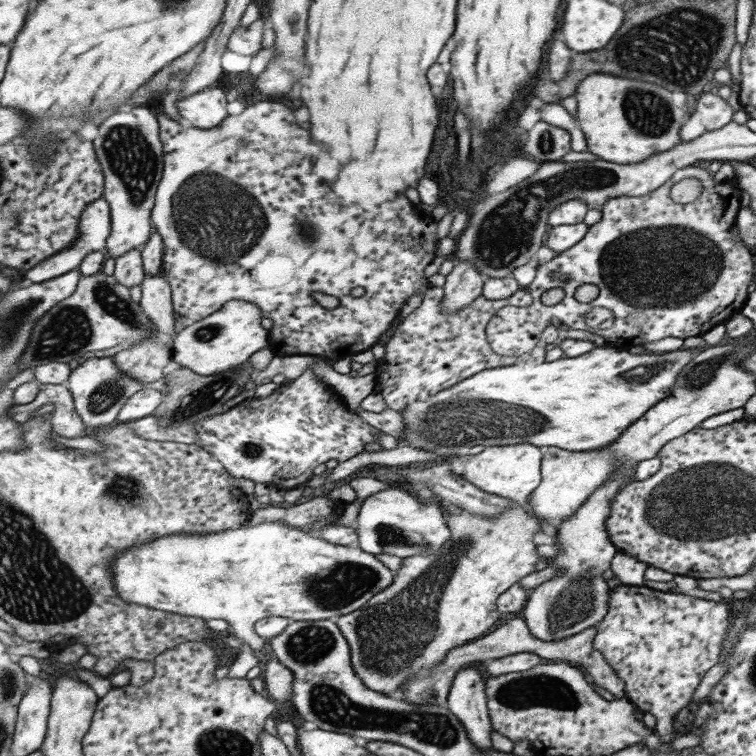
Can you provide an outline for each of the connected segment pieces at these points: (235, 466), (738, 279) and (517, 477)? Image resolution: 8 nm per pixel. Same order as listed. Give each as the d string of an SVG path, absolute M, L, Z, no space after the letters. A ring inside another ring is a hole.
M305 369L303 371L304 372L298 378L295 378L288 385L277 388L268 396L263 398L247 398L226 411L220 410L217 414L204 416L199 419L199 422L195 423L195 438L197 438L197 441L194 443L205 449L205 452L209 452L214 459L217 459L217 462L221 463L221 466L225 468L225 472L229 472L229 476L231 476L232 479L247 478L247 480L252 480L254 484L265 484L265 486L271 489L283 488L286 490L305 485L311 478L311 470L313 470L315 466L319 466L319 464L323 464L327 460L337 460L339 462L349 460L349 458L361 454L361 452L364 451L363 448L365 448L365 444L377 442L378 434L383 432L367 424L356 412L350 411L349 407L345 406L345 403L342 402L341 398L338 398L333 390L326 387L319 377L312 374L313 370Z
M689 165L675 170L661 186L643 196L618 196L606 200L599 208L601 218L587 227L577 244L557 253L549 262L539 264L533 282L525 287L532 296L532 304L526 308L503 306L491 316L485 327L489 347L494 353L506 357L517 357L529 352L540 339L543 328L549 326L553 319L573 330L590 331L584 322L584 315L590 308L607 308L612 311L614 319L609 328L595 328L591 331L602 336L607 346L625 350L639 350L639 346L645 342L655 342L667 336L684 339L702 335L716 324L740 315L748 296L747 286L752 284L754 278L754 256L745 245L730 240L729 230L734 226L735 216L740 209L739 193L736 183L731 183L731 180L715 182L709 170ZM683 178L699 179L699 204L693 200L678 205L669 197L671 186ZM553 272L559 272L558 280L551 278ZM582 284L592 284L598 288L598 295L588 305L580 304L573 297L575 288ZM549 288L561 288L563 298L554 306L543 306L540 296Z
M518 442L505 446L488 446L478 454L464 456L457 454L450 457L446 462L449 465L448 472L450 474L461 476L463 480L467 480L475 488L479 488L487 494L513 500L528 513L529 517L540 523L541 531L544 534L553 538L556 537L556 526L547 523L539 515L533 515L533 511L528 504L528 494L540 482L541 451L539 447L527 443L519 444Z

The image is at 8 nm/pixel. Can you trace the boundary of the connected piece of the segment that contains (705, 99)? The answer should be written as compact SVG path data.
M708 89L701 93L685 124L681 125L679 143L693 140L705 131L725 126L731 121L734 106L734 103L723 100L719 95L710 93Z

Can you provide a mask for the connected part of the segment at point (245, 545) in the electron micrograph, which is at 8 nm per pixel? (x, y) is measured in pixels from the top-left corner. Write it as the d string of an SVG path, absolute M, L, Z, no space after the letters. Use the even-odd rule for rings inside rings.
M258 522L207 536L161 536L149 544L141 544L121 554L113 562L113 586L126 603L171 611L178 615L213 620L221 618L251 650L261 650L263 639L255 634L255 621L270 616L300 620L327 620L349 614L393 582L394 572L387 569L375 555L361 547L331 544L305 530L280 522Z

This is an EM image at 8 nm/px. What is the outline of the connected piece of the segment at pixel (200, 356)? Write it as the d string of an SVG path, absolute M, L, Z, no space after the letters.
M230 300L218 312L197 322L189 322L175 334L170 359L198 376L220 374L245 363L257 350L268 347L269 332L261 327L262 317L253 304Z

